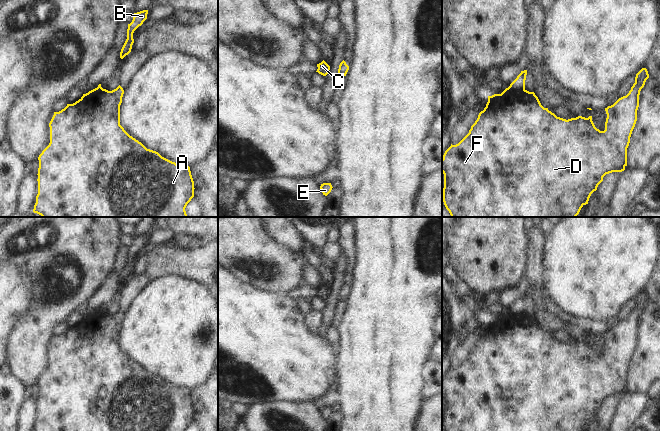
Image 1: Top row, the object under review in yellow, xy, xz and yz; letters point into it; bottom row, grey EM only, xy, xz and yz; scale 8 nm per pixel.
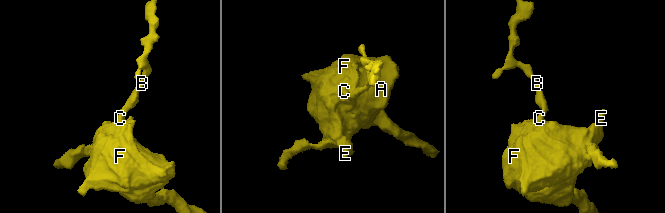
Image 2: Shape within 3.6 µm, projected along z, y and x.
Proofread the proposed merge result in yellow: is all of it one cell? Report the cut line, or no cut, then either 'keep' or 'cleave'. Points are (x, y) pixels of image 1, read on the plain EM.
cut in yz along (509, 310), (514, 313), (524, 313); cleave

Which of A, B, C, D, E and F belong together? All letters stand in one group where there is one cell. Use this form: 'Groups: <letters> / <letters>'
Groups: A D E F / B C

